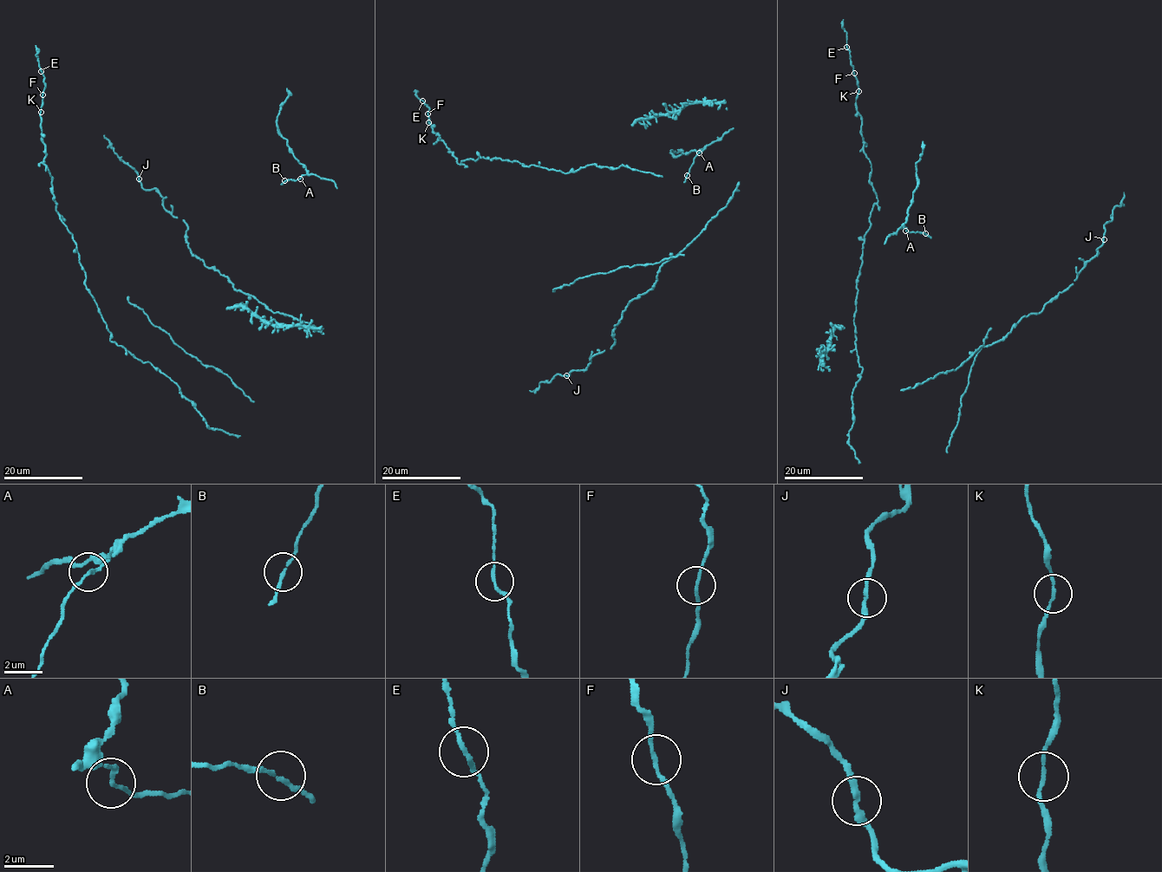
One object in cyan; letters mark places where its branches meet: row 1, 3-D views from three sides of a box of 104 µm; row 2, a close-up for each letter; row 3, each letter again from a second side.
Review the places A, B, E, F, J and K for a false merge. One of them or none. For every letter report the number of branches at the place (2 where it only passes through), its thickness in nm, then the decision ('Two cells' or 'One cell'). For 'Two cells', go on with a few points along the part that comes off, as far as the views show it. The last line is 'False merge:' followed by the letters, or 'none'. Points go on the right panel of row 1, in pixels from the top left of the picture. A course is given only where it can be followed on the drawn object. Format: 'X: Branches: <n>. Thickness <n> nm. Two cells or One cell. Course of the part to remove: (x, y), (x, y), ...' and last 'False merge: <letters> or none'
A: Branches: 2. Thickness 140 nm. One cell
B: Branches: 2. Thickness 150 nm. One cell
E: Branches: 2. Thickness 150 nm. One cell
F: Branches: 2. Thickness 140 nm. One cell
J: Branches: 2. Thickness 240 nm. One cell
K: Branches: 2. Thickness 140 nm. One cell
False merge: none

